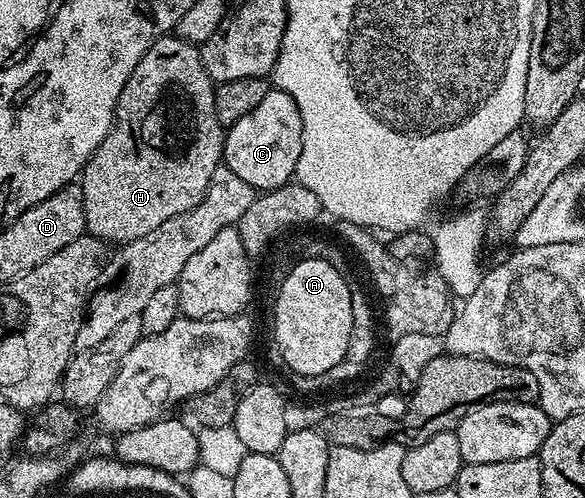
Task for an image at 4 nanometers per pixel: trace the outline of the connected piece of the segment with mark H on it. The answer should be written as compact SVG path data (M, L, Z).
M178 36L159 38L153 44L153 48L149 48L149 52L145 52L145 56L141 56L141 60L137 64L137 68L133 68L129 80L125 80L125 88L121 88L121 92L118 94L119 103L115 105L115 120L111 124L111 130L105 136L105 140L101 140L101 144L93 152L91 159L83 165L81 185L85 200L86 233L91 234L94 238L100 238L102 242L108 244L116 244L115 242L126 244L133 240L141 240L141 236L149 236L149 232L153 232L153 228L161 228L161 224L165 224L165 220L169 220L173 216L181 216L181 212L189 212L193 208L197 208L197 204L201 204L201 200L209 188L209 180L213 176L213 172L223 161L225 128L217 120L215 87L216 83L211 81L202 66L200 47L196 43L187 42Z

